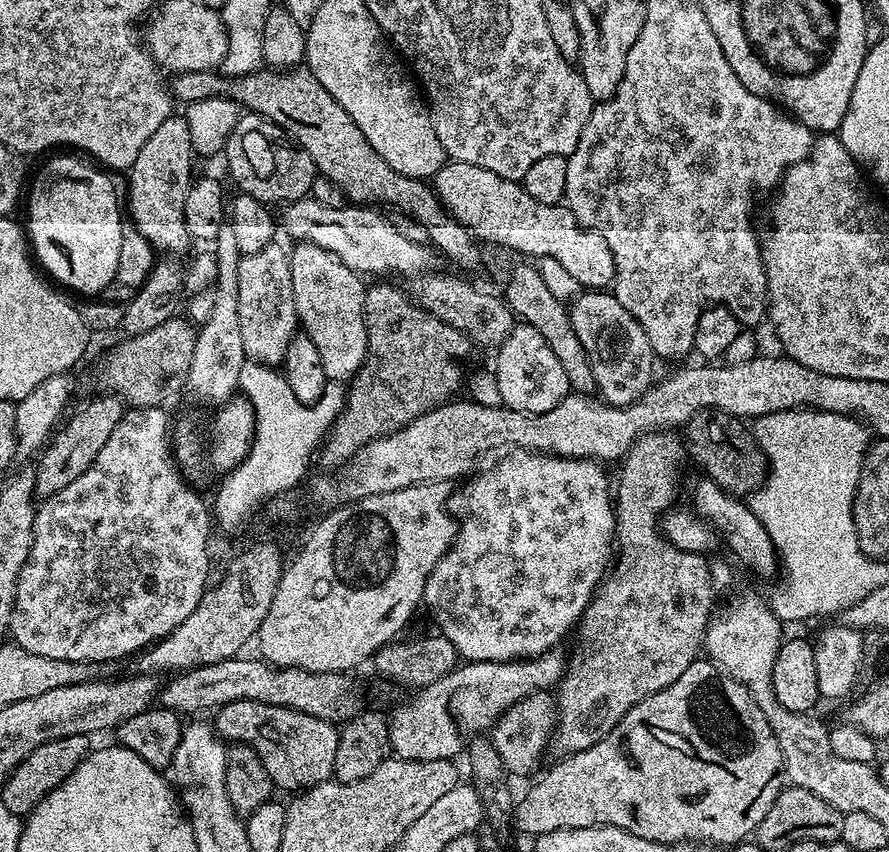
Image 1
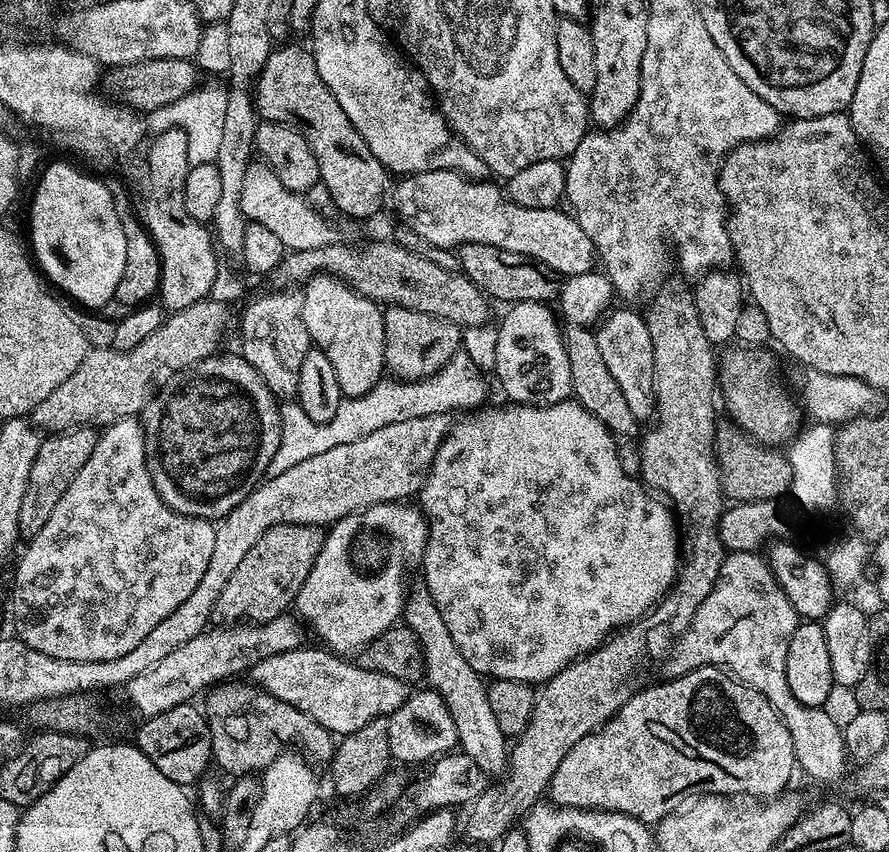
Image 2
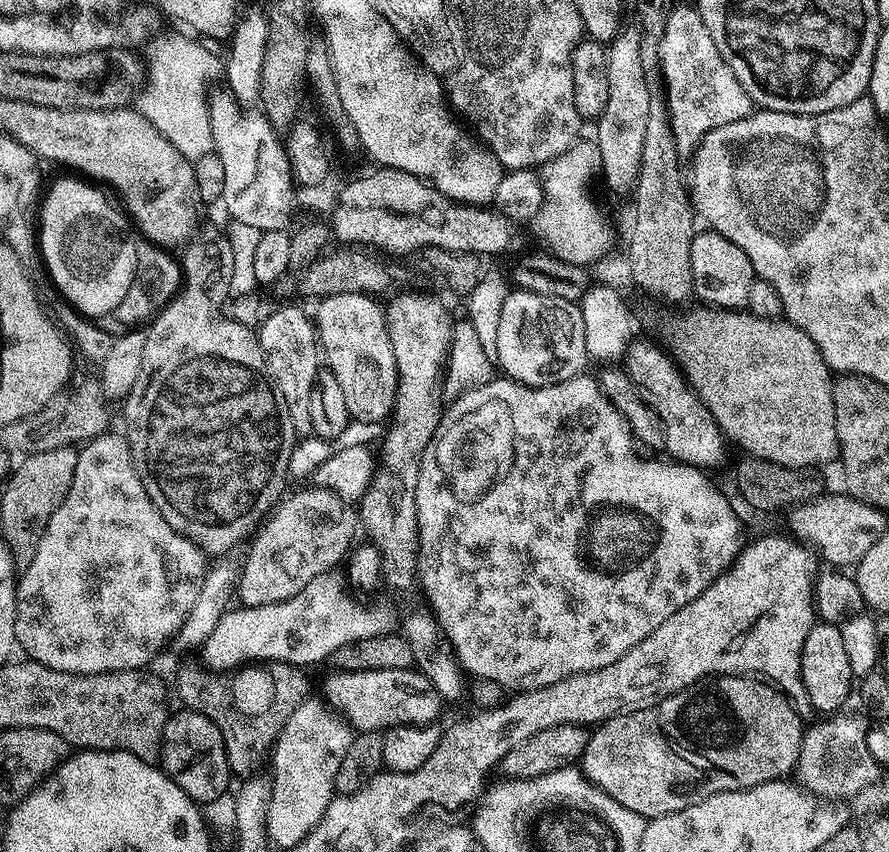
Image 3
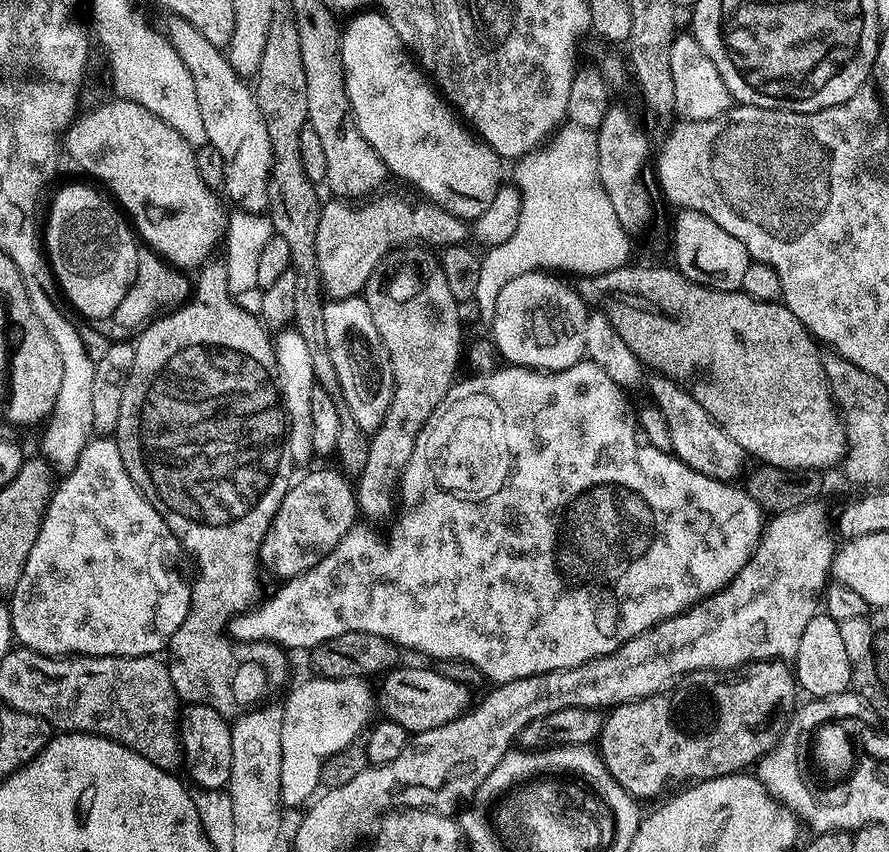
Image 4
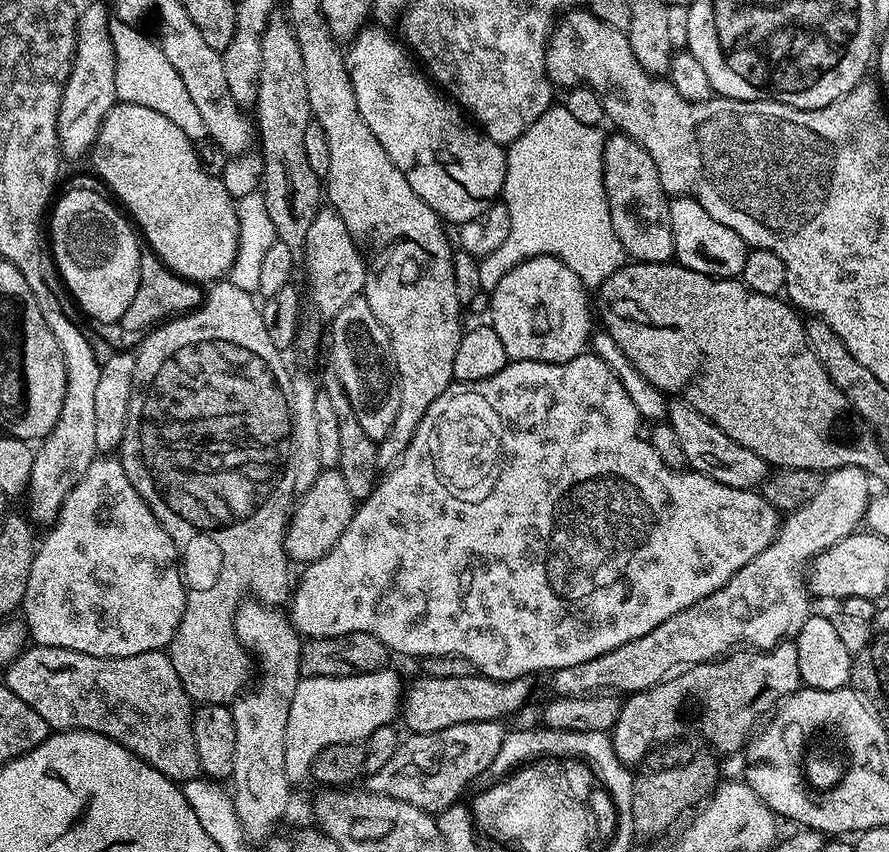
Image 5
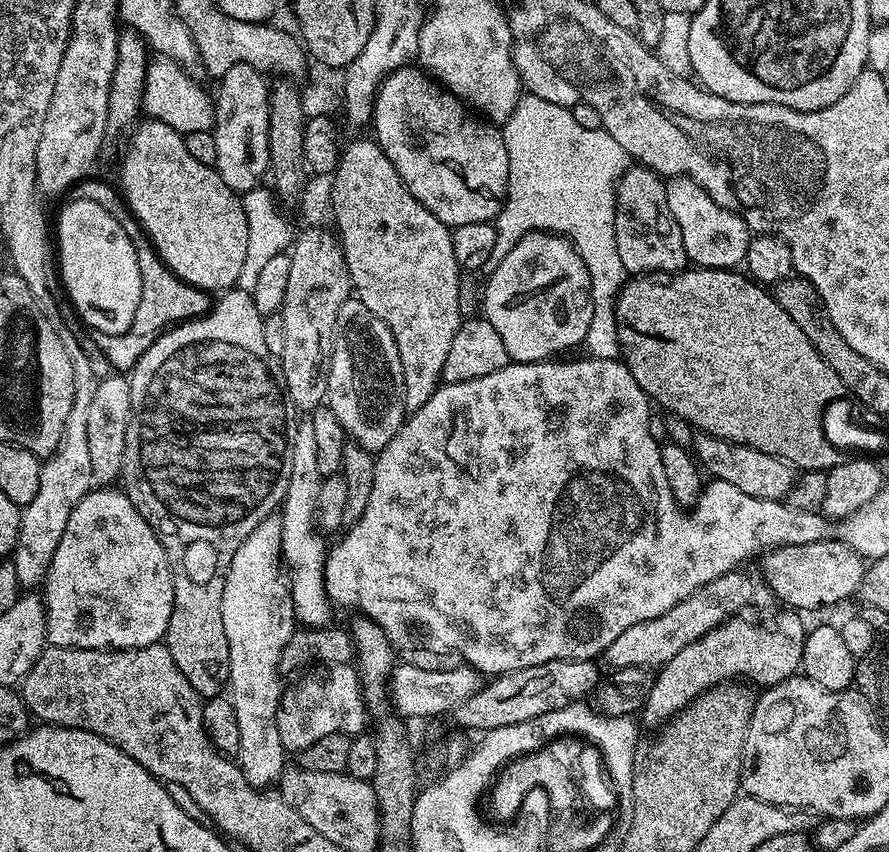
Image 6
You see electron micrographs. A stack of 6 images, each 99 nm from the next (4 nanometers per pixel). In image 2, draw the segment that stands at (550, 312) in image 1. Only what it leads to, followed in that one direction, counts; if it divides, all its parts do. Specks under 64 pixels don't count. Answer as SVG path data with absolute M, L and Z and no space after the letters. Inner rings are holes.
M568 324L563 329L564 345L566 346L566 358L570 358L570 378L572 379L572 396L594 418L598 418L617 437L637 435L638 421L634 414L630 414L630 405L622 394L618 382L606 370L606 362L602 362L602 354L598 351L596 333L591 327Z

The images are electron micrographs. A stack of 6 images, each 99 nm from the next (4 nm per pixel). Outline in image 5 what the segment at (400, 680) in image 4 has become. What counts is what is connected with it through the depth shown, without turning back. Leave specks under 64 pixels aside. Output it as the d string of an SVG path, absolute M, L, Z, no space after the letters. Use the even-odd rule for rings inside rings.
M475 674L468 677L436 678L417 675L413 684L407 685L402 697L402 720L408 723L407 731L430 734L446 730L446 726L458 726L462 722L486 722L500 720L516 712L528 696L523 679L491 680L488 676Z

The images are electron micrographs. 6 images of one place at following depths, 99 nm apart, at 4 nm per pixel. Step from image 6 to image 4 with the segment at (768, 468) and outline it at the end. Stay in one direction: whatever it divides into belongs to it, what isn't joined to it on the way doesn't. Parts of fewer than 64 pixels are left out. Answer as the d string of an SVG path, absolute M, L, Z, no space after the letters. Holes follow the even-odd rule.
M652 375L654 376L648 376L646 380L648 392L652 395L649 397L651 403L662 410L666 426L670 426L670 442L675 456L686 466L698 470L698 474L706 474L710 478L725 482L735 481L735 476L740 471L745 471L746 454L742 446L738 446L738 442L734 442L734 438L730 438L730 434L726 434L726 430L722 430L722 426L718 426L718 422L714 422L714 418L710 418L710 414L706 414L706 410L702 410L702 406L694 402L692 395L671 376Z

